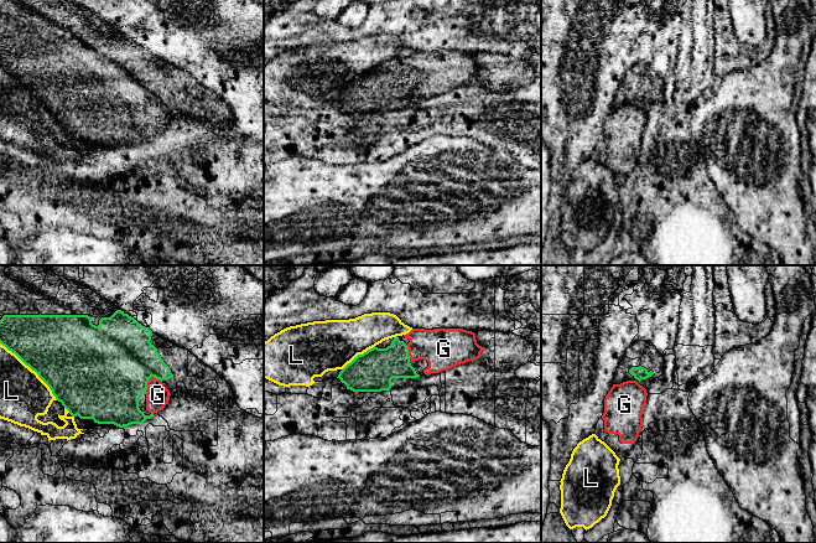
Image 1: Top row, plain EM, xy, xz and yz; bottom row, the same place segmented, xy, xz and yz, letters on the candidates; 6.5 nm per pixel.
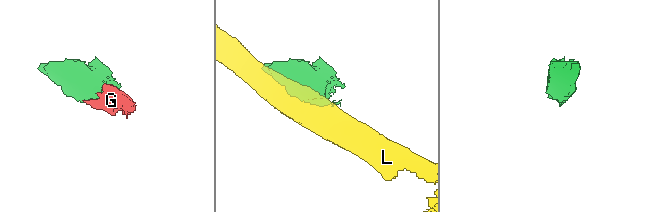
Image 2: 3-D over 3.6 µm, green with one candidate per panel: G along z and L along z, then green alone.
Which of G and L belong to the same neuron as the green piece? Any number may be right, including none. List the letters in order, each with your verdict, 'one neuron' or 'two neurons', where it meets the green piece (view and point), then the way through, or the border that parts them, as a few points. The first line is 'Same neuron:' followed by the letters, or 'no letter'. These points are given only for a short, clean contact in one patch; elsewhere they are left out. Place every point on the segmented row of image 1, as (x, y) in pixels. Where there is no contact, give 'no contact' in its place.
Same neuron: G
G: one neuron | xy (147, 381)
L: two neurons | xy (31, 368)

